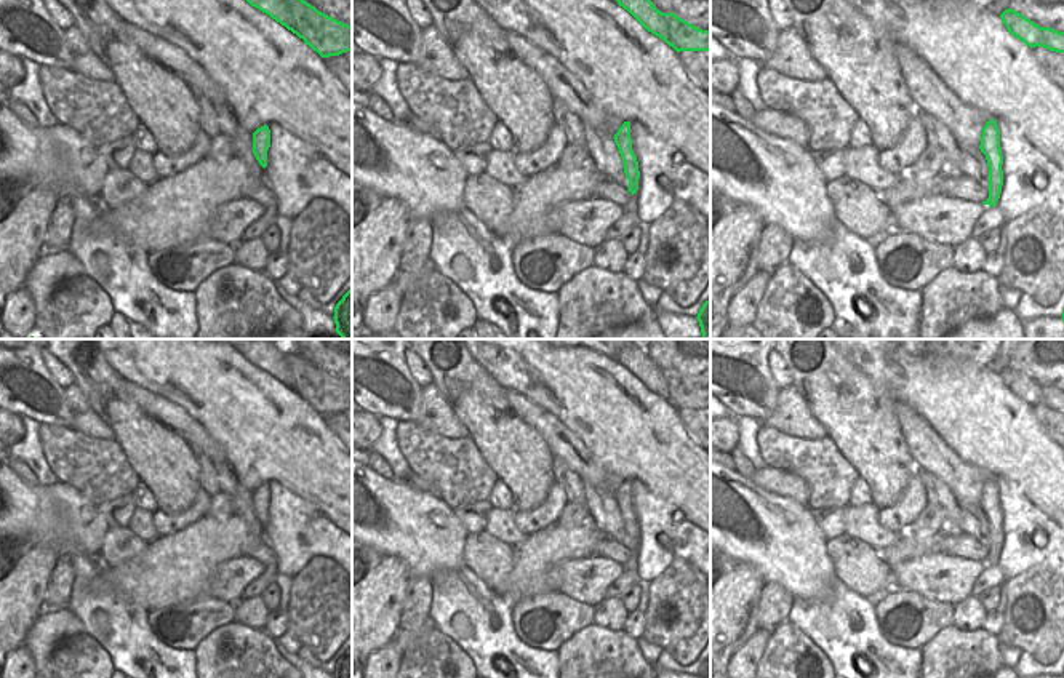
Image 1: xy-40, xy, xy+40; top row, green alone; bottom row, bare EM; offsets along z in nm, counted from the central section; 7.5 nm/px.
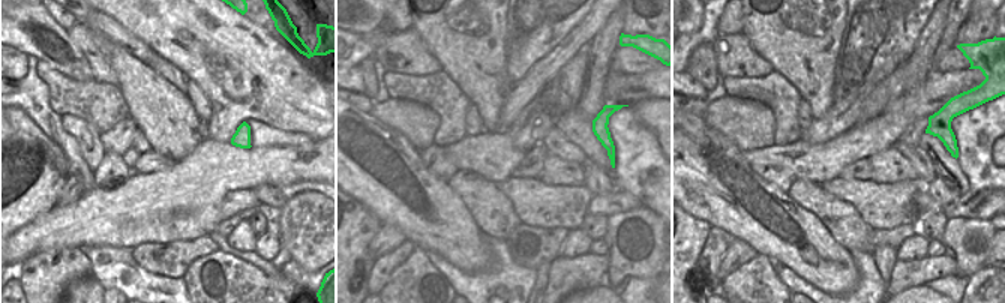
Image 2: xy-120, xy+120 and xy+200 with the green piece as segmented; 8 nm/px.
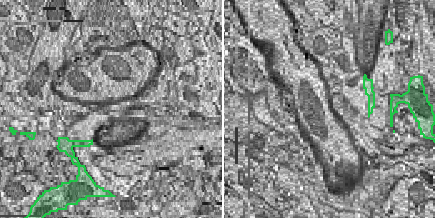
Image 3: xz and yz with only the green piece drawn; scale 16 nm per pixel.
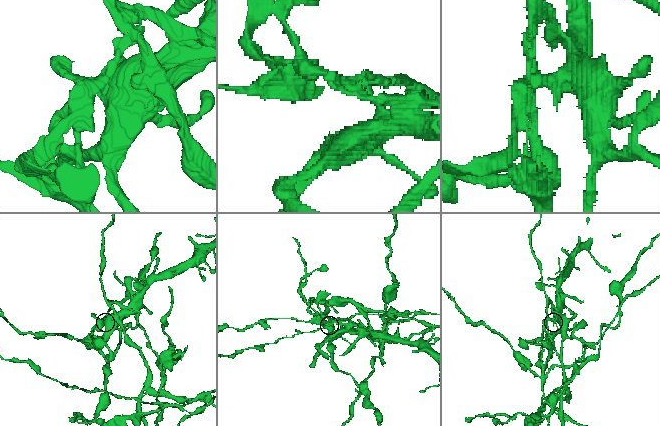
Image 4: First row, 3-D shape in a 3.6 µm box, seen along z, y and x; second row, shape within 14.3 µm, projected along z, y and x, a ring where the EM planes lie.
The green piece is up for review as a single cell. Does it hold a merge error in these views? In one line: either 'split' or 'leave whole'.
split

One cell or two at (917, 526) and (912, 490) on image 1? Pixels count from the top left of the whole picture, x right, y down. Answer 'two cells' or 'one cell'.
two cells

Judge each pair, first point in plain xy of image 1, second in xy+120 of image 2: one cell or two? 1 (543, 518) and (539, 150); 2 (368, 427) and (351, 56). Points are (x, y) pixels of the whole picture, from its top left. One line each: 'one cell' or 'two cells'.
1: two cells
2: two cells

